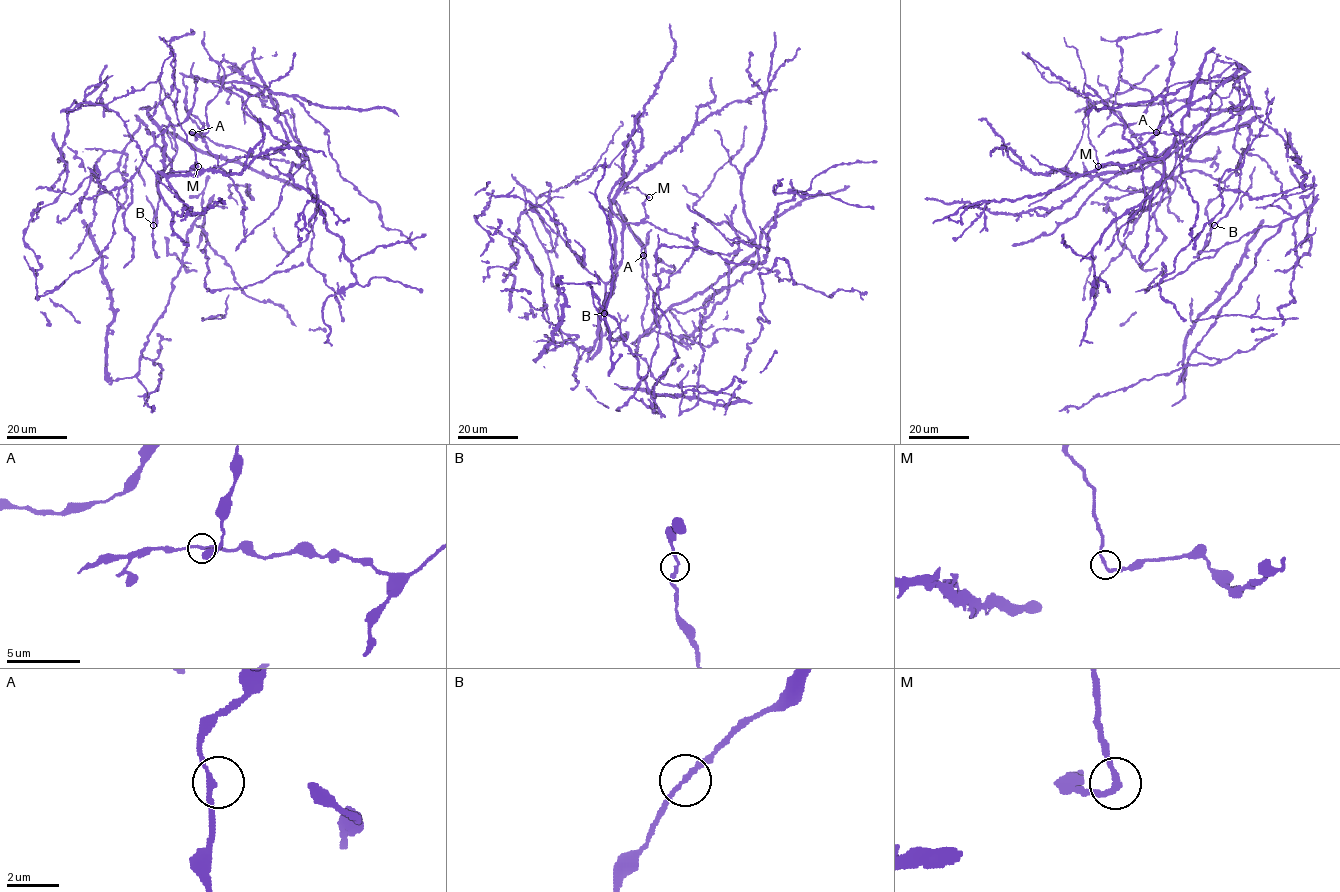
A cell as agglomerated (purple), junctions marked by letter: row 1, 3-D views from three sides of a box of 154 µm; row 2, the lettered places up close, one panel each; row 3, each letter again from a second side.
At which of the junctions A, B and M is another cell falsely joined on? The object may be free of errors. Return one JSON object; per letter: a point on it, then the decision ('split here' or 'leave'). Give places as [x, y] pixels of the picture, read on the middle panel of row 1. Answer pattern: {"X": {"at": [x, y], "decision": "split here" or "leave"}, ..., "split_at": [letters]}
{"A": {"at": [643, 255], "decision": "leave"}, "B": {"at": [604, 313], "decision": "leave"}, "M": {"at": [649, 197], "decision": "split here"}, "split_at": ["M"]}

